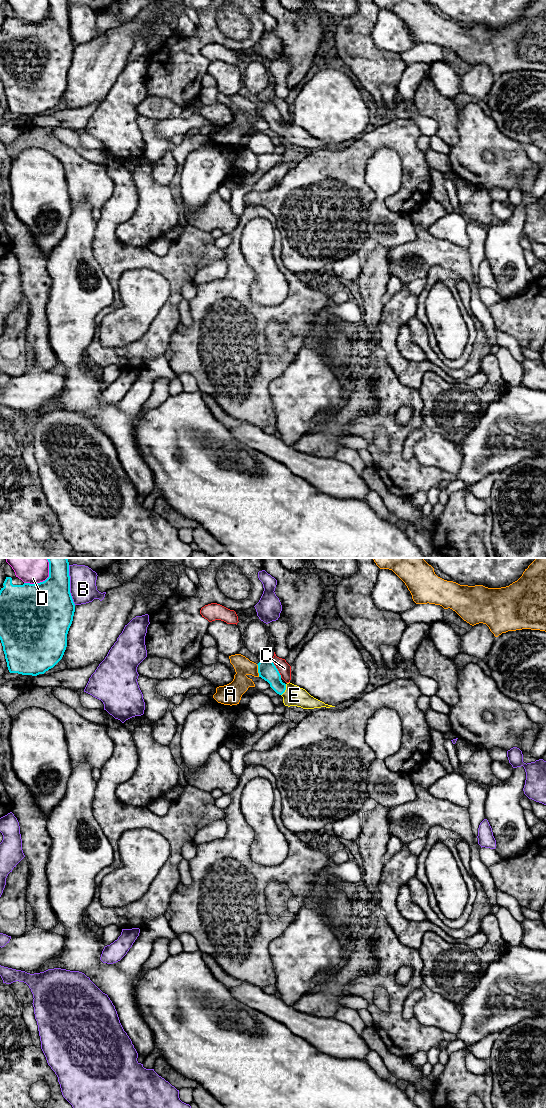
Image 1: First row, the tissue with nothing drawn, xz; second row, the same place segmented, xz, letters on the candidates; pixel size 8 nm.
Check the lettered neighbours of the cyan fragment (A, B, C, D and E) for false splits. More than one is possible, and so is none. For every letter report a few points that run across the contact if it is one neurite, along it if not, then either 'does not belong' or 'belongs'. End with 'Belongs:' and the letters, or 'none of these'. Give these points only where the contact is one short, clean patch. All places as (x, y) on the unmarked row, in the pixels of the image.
A: does not belong
B: does not belong
C: does not belong
D: does not belong
E: line xz (267, 110), (285, 129), (294, 135); belongs
Belongs: E

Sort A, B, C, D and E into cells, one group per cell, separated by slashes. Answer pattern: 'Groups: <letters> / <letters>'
Groups: A / B / C / D / E

